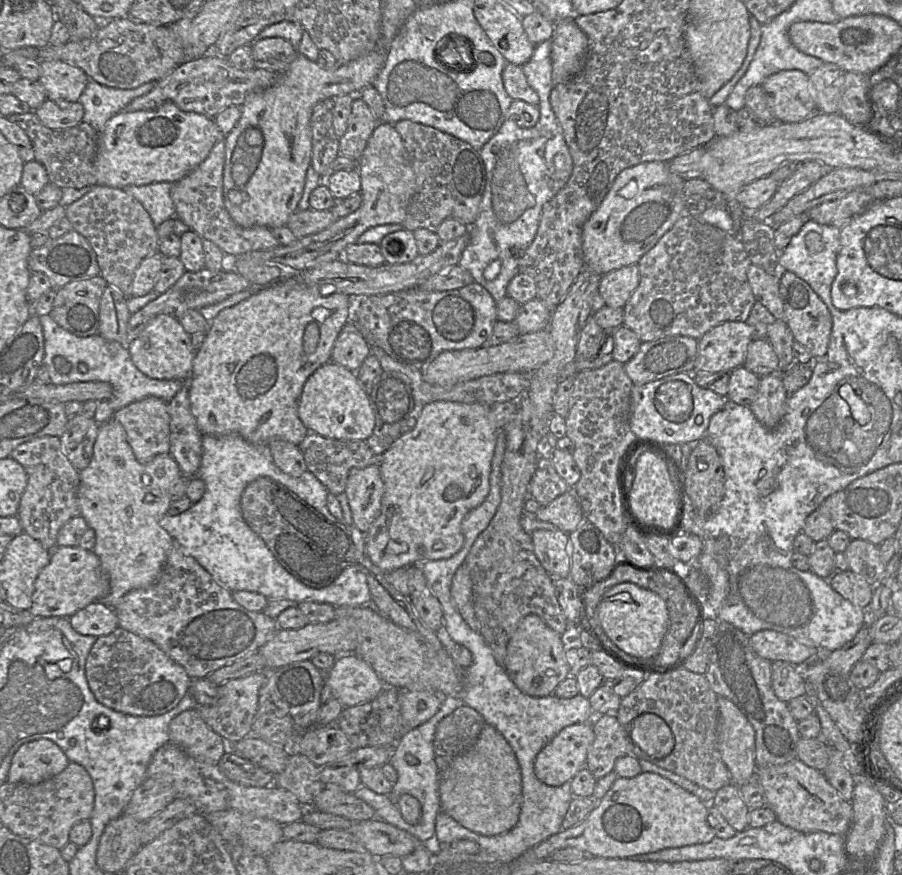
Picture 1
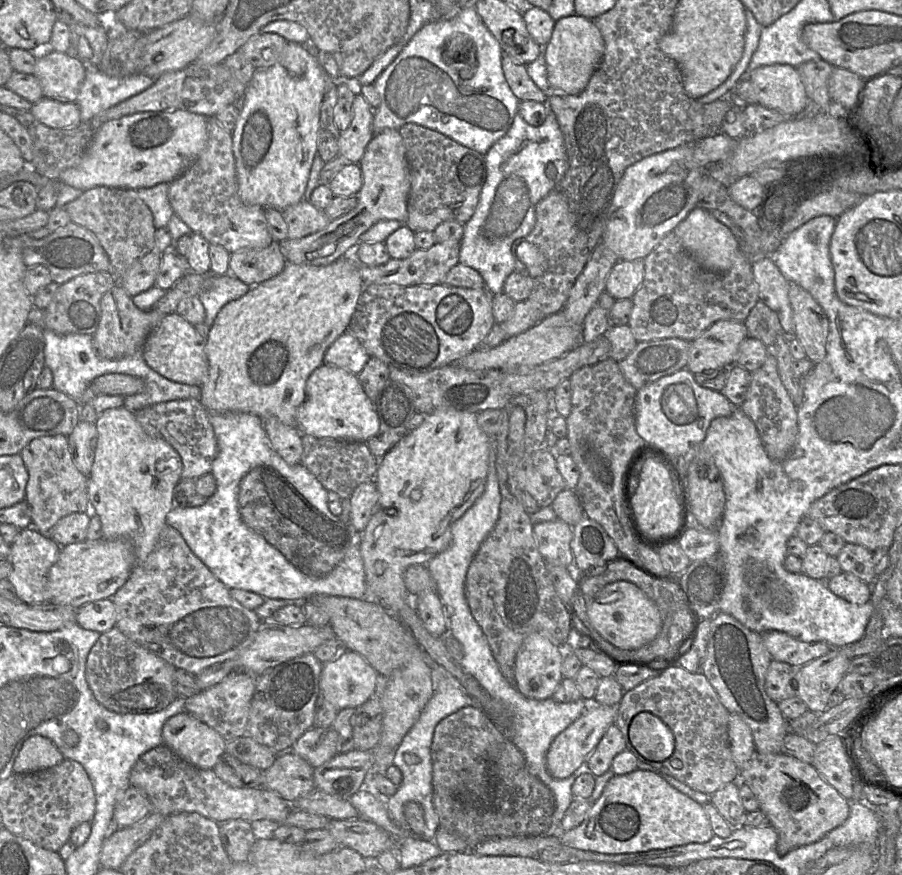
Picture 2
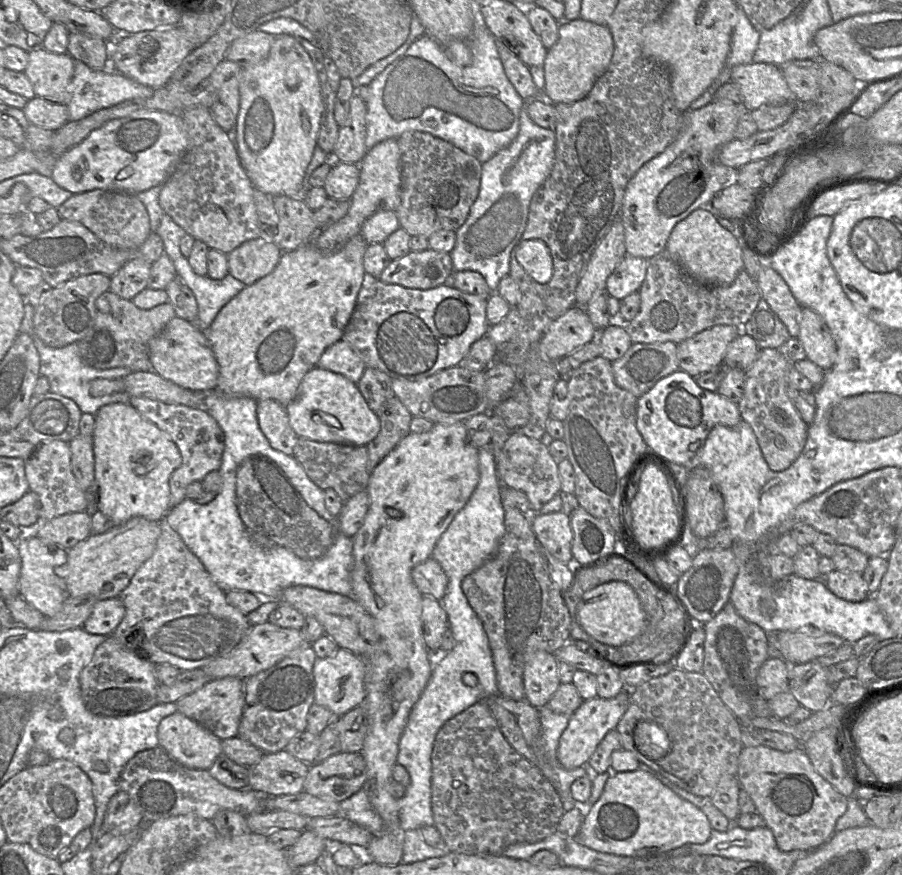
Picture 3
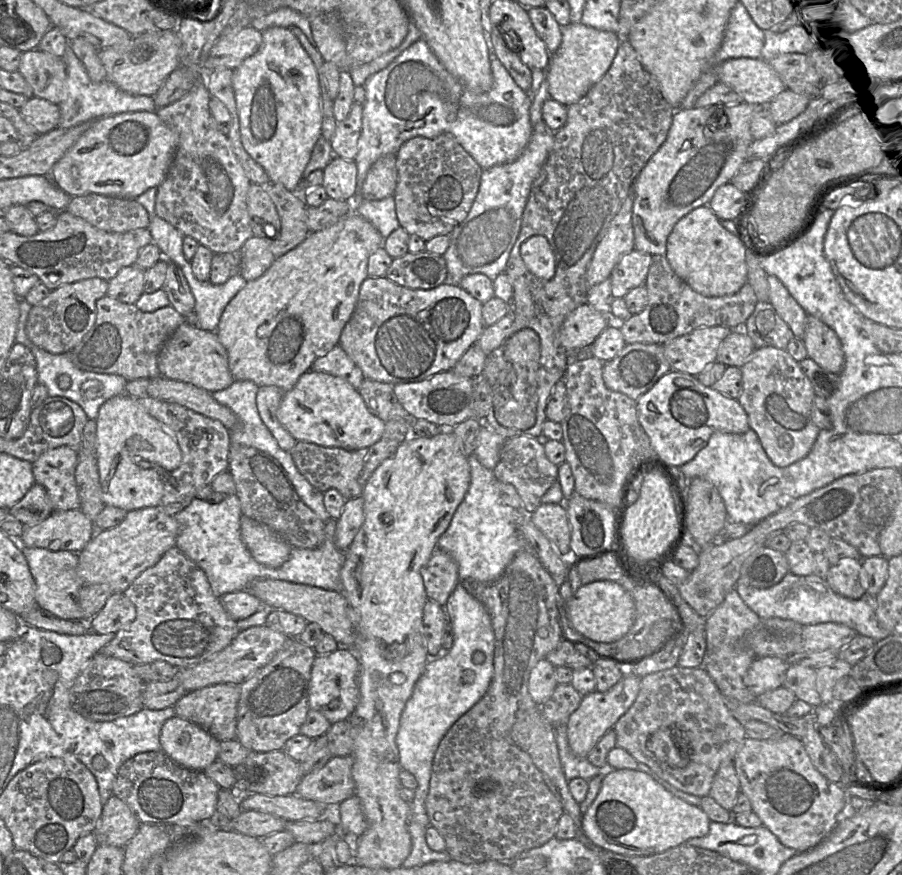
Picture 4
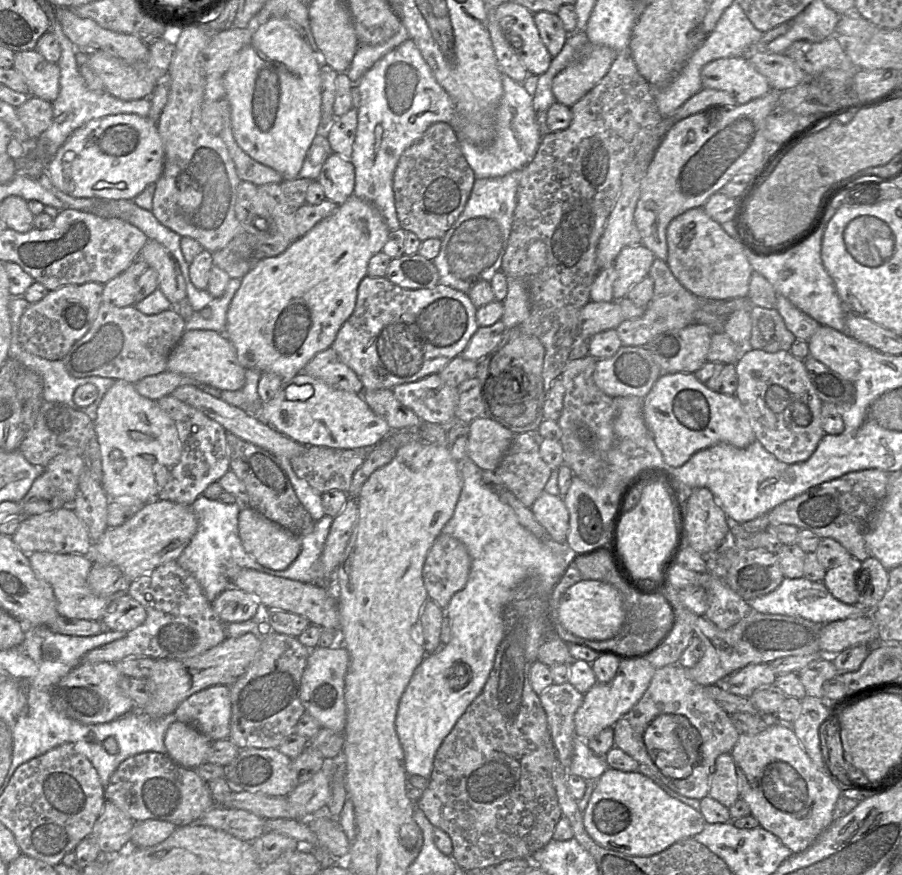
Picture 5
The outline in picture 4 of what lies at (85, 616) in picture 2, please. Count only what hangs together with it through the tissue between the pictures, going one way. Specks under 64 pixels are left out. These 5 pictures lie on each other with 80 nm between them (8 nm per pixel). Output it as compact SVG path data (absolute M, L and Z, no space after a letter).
M114 593L104 607L88 622L91 631L98 634L117 633L136 618L134 604L124 593Z

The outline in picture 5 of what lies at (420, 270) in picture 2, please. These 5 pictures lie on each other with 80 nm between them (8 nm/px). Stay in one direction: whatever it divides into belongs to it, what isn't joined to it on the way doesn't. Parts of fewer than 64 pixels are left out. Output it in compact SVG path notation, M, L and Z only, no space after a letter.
M418 253L392 259L386 277L392 283L407 289L434 288L440 283L434 262Z

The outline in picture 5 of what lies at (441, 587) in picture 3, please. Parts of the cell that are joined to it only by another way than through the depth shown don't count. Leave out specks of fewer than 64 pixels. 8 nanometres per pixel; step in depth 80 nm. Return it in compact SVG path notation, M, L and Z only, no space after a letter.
M441 533L430 548L422 571L428 599L445 609L468 580L471 559L463 543Z

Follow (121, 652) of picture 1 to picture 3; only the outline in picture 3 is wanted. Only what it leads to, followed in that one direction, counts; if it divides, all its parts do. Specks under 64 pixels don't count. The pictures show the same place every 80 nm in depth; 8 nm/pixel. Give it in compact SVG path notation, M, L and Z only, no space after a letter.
M113 635L107 636L80 674L80 692L84 706L94 715L107 717L133 715L154 707L158 704L157 688L160 684L155 667L155 664L119 644Z

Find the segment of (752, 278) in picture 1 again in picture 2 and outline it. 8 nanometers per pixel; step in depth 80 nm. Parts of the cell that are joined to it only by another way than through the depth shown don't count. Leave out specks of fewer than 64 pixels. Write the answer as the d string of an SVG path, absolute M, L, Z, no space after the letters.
M772 257L753 262L752 272L758 284L759 299L777 314L785 335L793 337L794 322L788 297L790 281L775 265Z

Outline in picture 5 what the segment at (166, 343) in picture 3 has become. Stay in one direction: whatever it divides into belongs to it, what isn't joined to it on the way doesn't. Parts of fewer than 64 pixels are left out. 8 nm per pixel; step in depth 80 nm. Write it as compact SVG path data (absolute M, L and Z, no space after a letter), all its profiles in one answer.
M185 330L169 355L166 370L189 375L200 383L221 391L239 390L245 384L246 369L239 364L232 343L224 333L212 330Z

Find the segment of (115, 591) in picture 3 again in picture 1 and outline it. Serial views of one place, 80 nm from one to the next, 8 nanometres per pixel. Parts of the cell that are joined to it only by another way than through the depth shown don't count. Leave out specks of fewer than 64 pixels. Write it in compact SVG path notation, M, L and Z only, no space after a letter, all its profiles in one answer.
M59 546L51 551L49 563L40 571L34 584L29 611L35 617L70 617L88 604L103 600L110 591L108 577L102 572L98 556L79 546Z

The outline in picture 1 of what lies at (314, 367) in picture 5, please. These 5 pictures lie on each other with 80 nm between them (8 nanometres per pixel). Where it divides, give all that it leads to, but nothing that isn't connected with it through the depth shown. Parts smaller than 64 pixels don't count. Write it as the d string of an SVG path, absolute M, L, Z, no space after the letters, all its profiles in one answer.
M349 321L344 325L334 343L331 362L357 372L365 358L370 354L370 346L356 325Z

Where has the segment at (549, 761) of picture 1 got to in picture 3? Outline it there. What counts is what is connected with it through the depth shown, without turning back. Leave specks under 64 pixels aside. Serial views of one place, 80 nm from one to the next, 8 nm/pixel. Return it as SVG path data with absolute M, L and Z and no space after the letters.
M624 689L611 699L595 697L582 702L580 707L571 715L568 726L559 740L557 760L564 769L573 770L587 766L590 757L605 735L616 729L619 720L628 709L629 701L630 689Z

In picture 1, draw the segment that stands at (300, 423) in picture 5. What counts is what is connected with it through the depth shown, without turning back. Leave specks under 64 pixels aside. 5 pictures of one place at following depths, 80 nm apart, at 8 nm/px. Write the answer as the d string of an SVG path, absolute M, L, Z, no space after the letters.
M331 361L319 367L305 382L298 416L309 432L339 440L367 440L375 426L372 401L357 373Z

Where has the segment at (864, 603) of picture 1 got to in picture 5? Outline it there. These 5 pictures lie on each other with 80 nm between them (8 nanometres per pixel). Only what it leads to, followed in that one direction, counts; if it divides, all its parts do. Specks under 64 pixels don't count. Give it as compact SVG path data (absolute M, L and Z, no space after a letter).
M851 557L826 572L823 583L836 599L845 604L857 604L867 586L868 578L862 569L862 562Z

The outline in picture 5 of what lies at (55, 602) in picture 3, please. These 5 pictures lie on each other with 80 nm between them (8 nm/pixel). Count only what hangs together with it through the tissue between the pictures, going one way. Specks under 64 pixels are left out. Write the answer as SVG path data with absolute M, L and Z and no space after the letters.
M33 552L28 554L30 554L29 561L31 568L36 574L36 576L51 585L57 601L57 611L60 614L60 616L63 616L68 619L101 621L103 616L106 614L112 601L117 597L119 597L121 594L126 594L126 593L116 593L113 596L106 598L96 596L91 591L87 583L87 579L93 564L86 555L60 554L51 552Z

